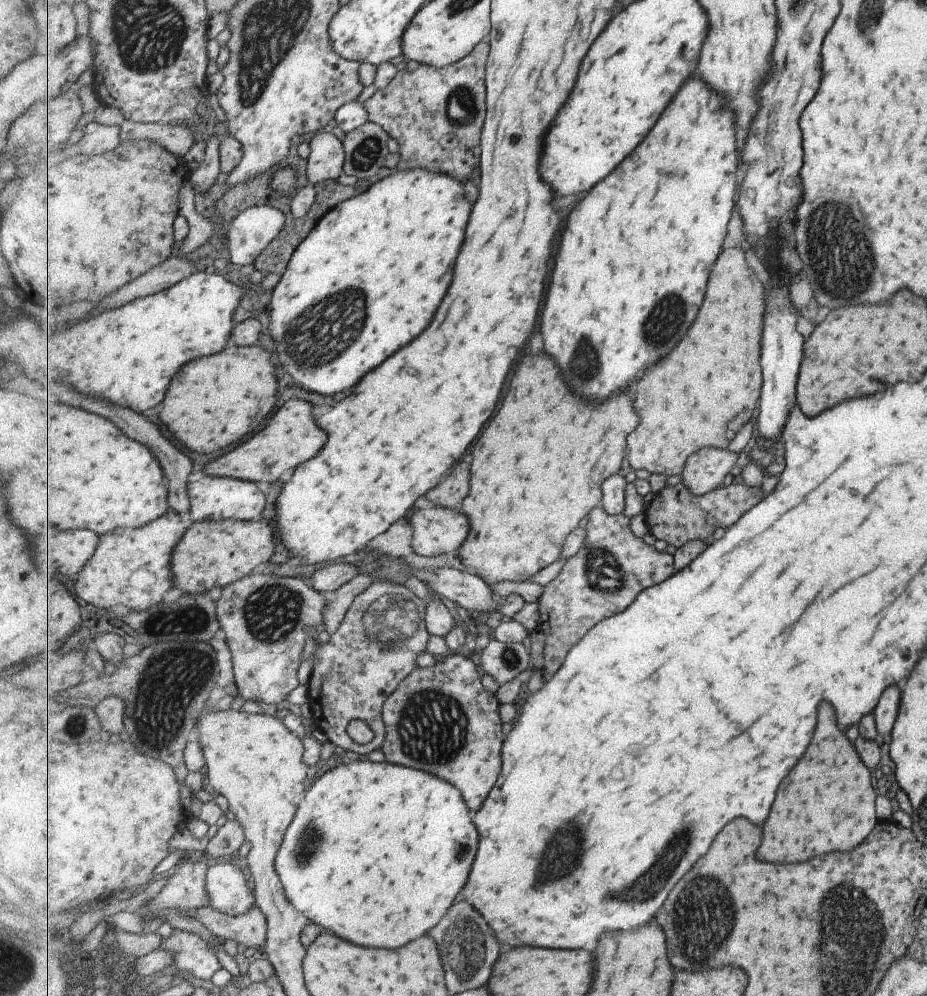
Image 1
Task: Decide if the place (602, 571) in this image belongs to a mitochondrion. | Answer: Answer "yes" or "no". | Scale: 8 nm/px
yes

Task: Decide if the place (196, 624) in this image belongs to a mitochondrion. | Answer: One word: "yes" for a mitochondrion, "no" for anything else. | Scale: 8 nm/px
yes

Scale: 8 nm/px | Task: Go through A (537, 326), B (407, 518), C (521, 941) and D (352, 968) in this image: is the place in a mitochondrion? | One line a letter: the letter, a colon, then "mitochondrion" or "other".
A: other
B: other
C: other
D: other

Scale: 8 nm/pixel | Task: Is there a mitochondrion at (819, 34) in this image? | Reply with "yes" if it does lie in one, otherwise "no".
no

